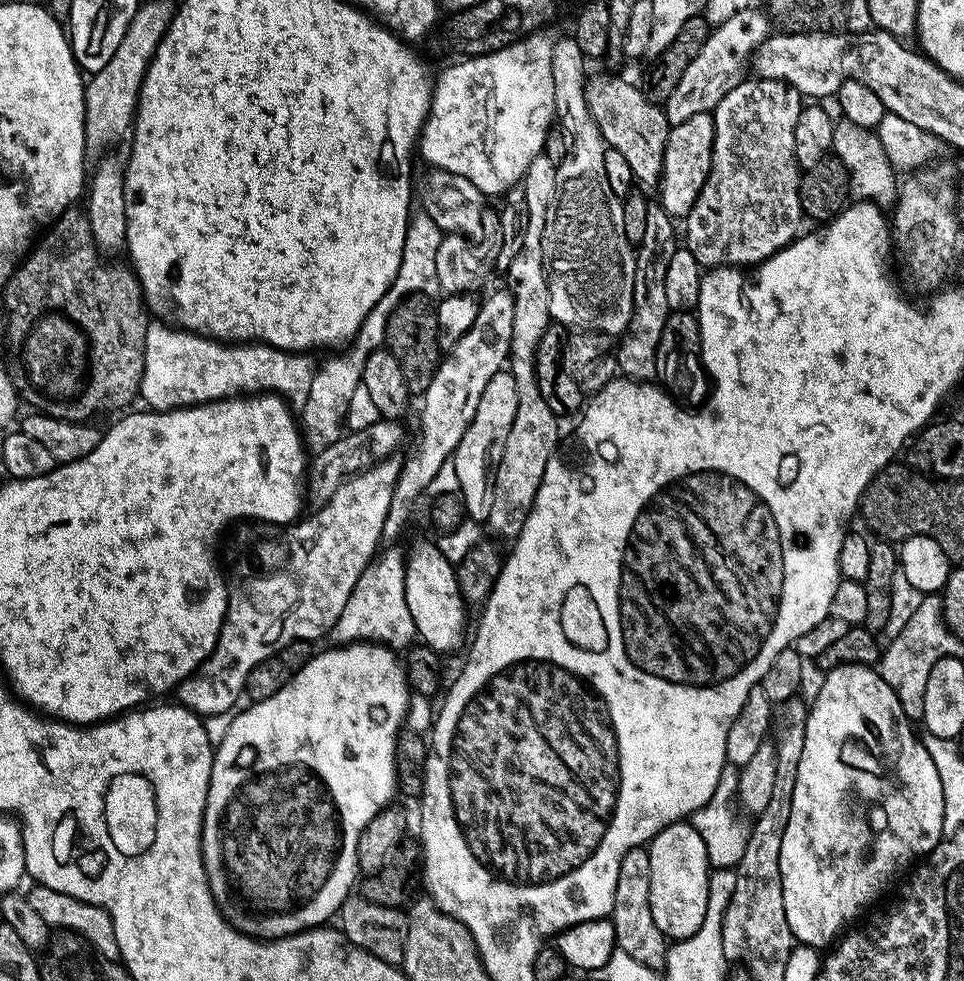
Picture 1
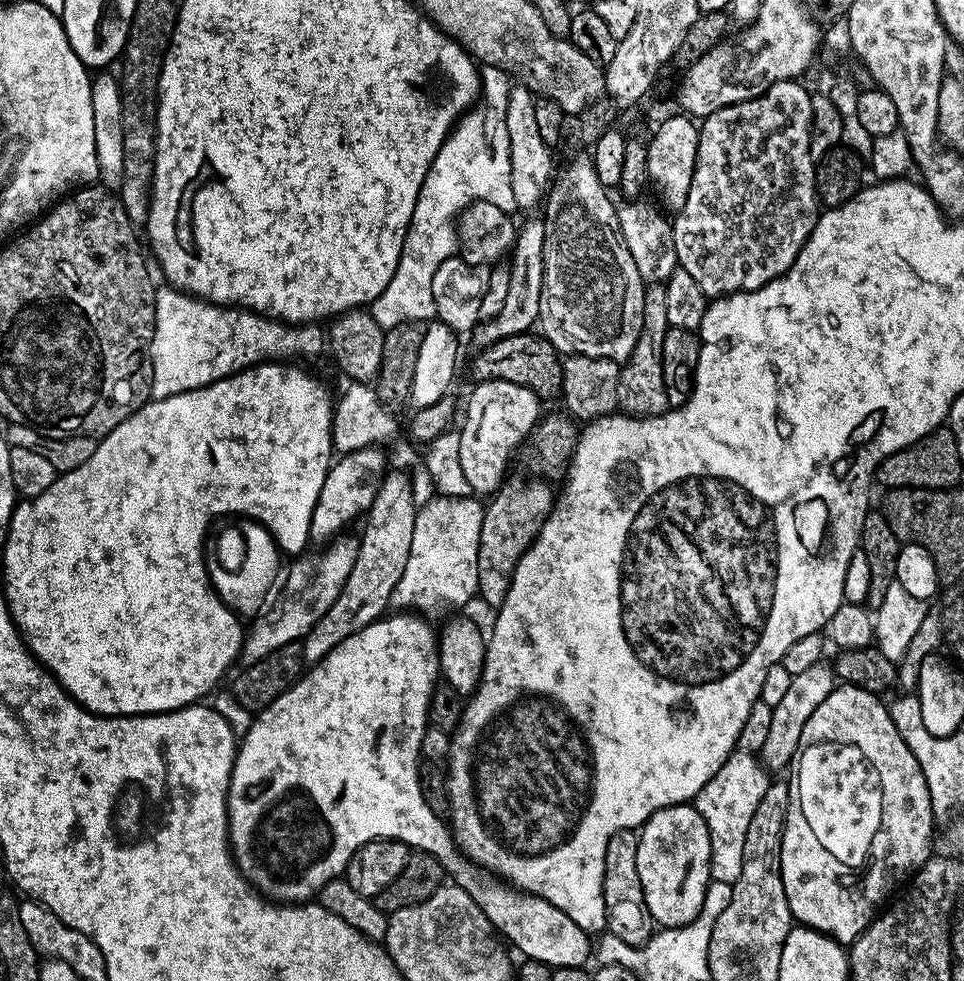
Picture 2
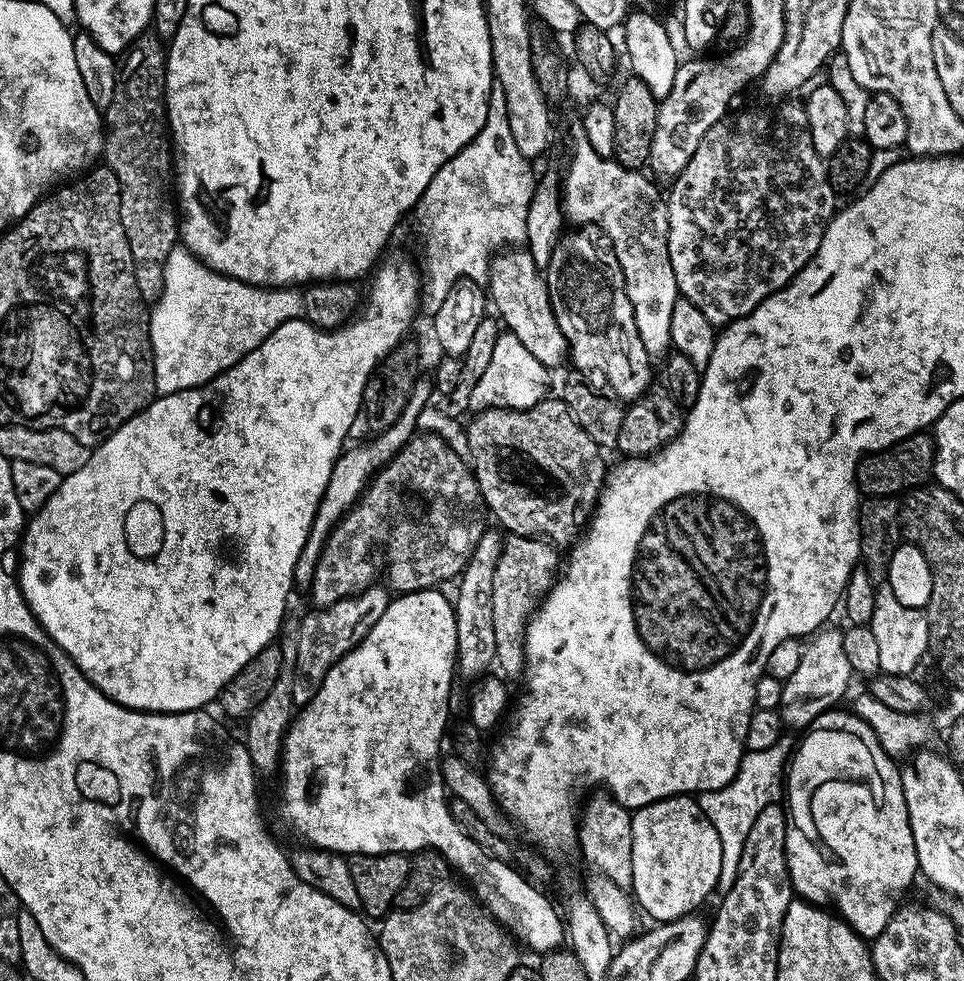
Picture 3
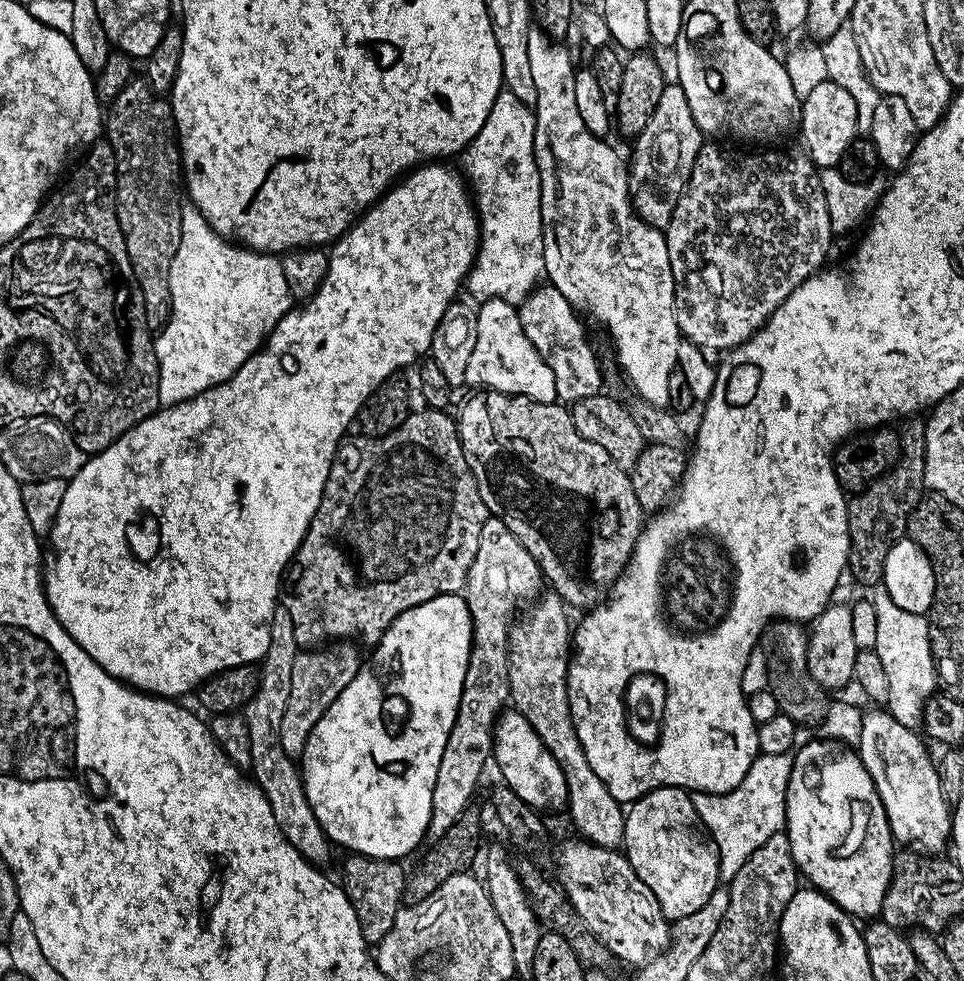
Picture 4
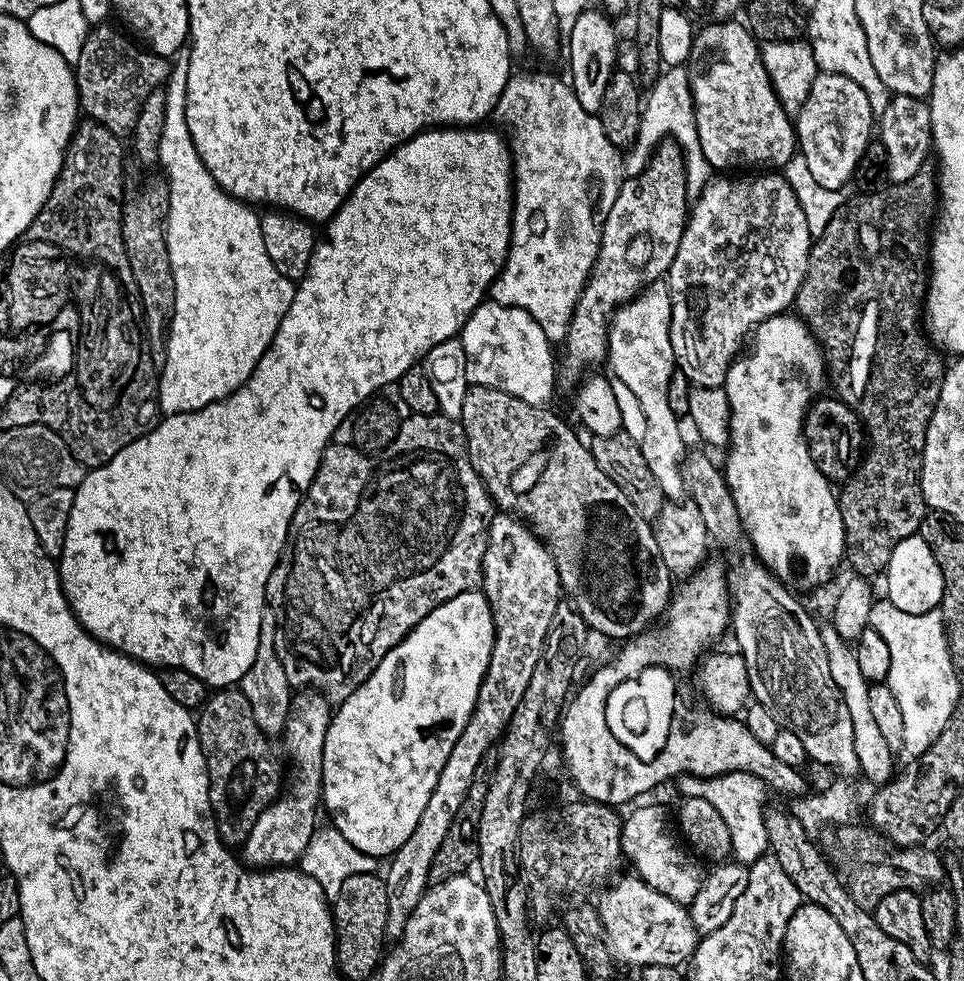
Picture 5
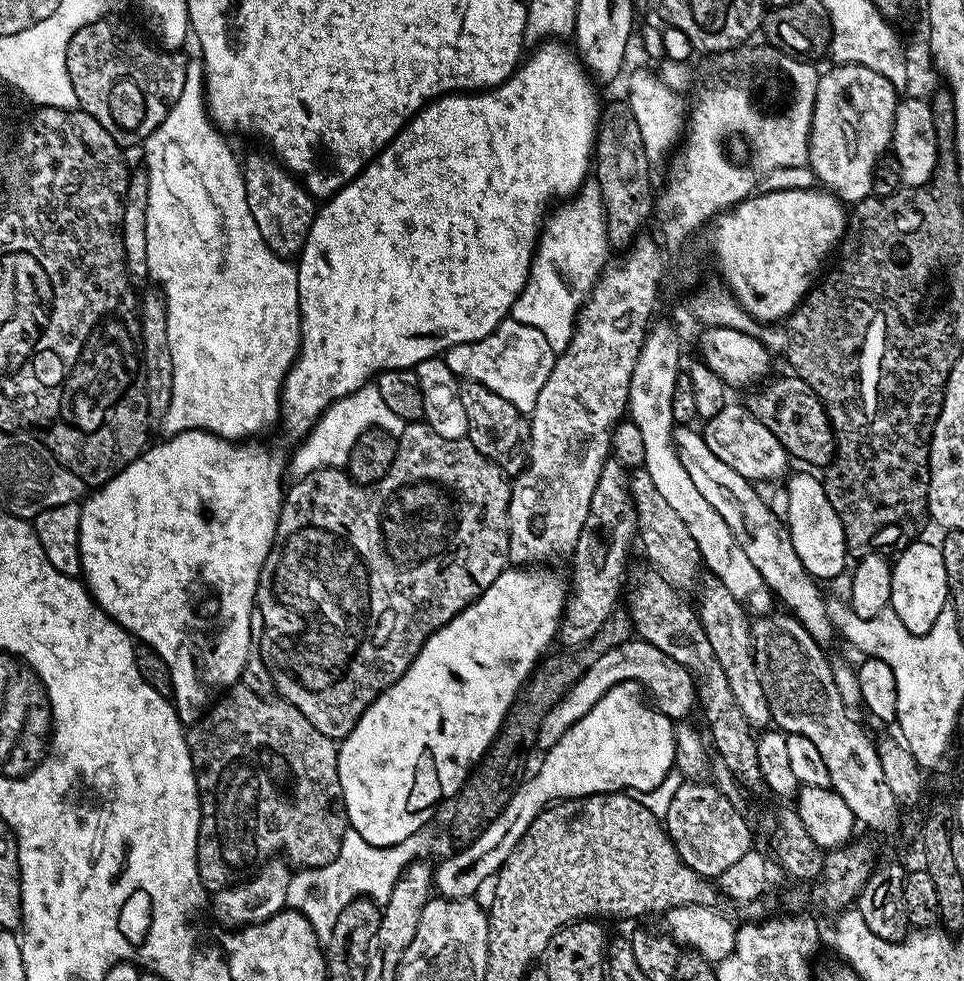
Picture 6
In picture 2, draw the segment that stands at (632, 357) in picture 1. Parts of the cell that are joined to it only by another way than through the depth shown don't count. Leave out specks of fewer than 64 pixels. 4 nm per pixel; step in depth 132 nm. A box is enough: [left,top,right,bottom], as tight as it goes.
[617,287,669,416]

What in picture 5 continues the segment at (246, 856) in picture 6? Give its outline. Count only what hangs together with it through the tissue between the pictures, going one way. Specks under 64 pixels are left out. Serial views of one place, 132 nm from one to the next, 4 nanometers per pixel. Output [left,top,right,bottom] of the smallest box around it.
[196,686,281,846]

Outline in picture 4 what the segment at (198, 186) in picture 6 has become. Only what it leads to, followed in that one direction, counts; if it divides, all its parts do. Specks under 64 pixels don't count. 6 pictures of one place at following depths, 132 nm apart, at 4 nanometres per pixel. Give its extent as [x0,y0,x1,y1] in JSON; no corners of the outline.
[154,206,294,405]

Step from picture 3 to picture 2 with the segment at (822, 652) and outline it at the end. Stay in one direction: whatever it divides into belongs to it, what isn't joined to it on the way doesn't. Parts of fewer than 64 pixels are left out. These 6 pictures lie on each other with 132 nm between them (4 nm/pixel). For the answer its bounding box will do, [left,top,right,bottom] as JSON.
[758,662,837,774]

